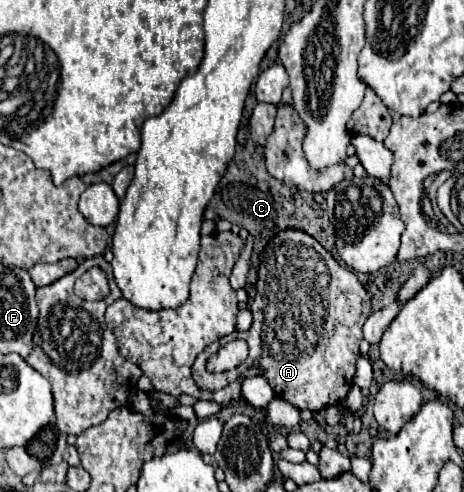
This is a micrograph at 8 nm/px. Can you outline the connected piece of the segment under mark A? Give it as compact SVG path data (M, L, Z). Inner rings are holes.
M286 228L280 230L264 248L260 254L260 266L258 266L258 282L256 282L256 296L250 304L252 310L252 326L246 332L232 332L214 344L210 344L202 354L198 354L192 374L196 380L196 386L202 390L220 390L232 384L244 370L258 366L262 370L262 376L268 380L272 386L274 394L278 398L284 398L298 410L310 410L310 412L320 412L330 404L340 404L344 402L352 378L356 372L356 360L360 358L360 342L362 342L362 326L366 318L370 316L370 294L366 288L360 284L356 274L348 268L342 268L328 250L322 248L322 244L308 236L306 232L300 232L296 228ZM232 340L246 340L250 346L250 354L246 362L242 362L238 368L228 370L228 372L208 372L206 362L210 356L218 352L218 348L226 346Z

